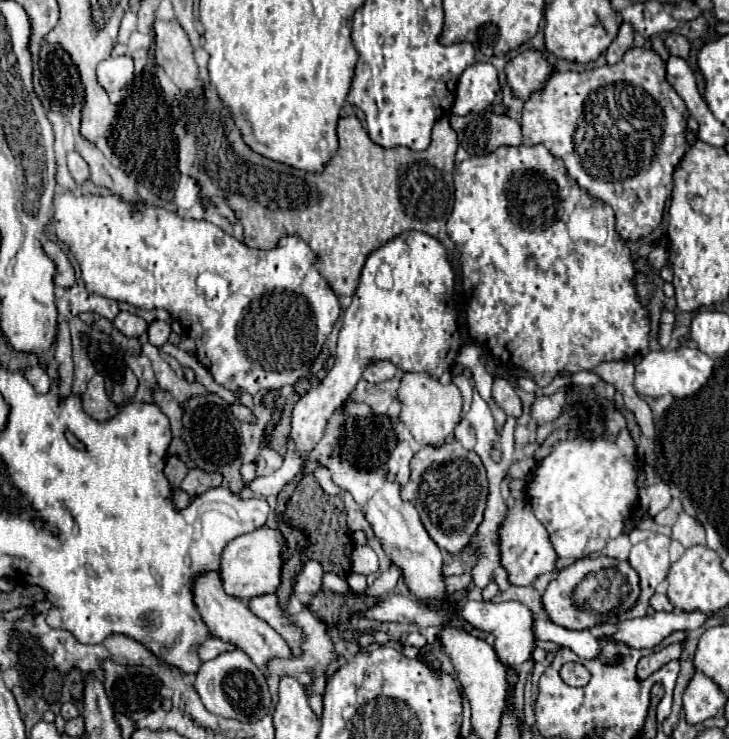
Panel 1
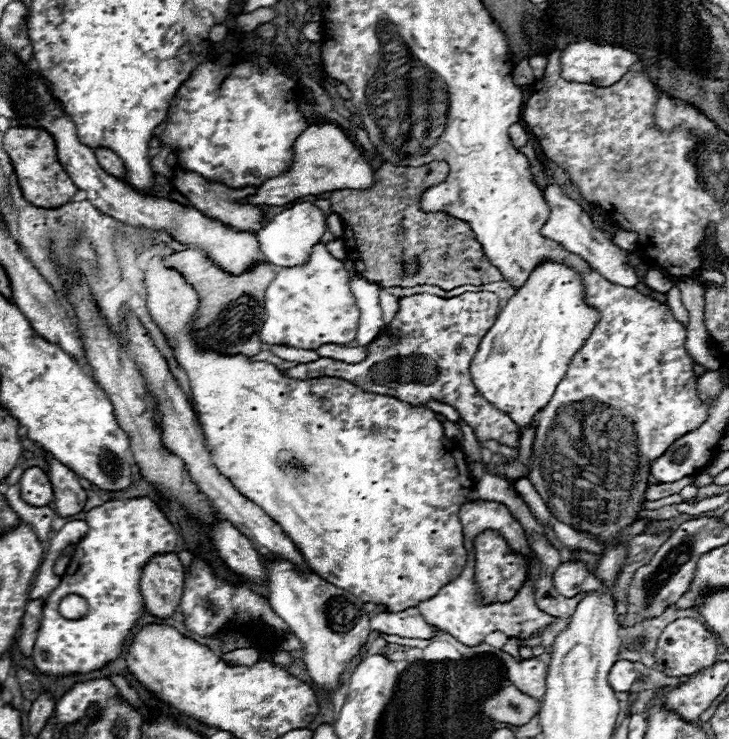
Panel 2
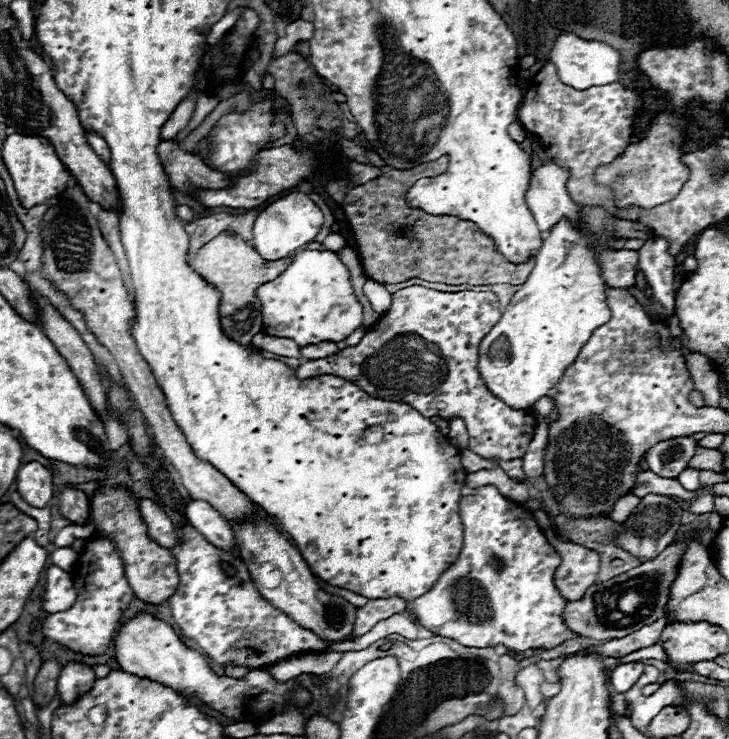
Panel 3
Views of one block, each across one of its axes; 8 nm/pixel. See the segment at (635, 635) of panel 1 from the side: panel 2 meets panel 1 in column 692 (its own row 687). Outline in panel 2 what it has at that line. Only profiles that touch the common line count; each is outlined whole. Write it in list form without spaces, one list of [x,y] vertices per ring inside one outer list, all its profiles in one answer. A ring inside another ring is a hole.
[[[618,660],[608,676],[608,684],[612,686],[614,692],[628,692],[634,680],[636,680],[636,670],[634,664],[628,660]]]

